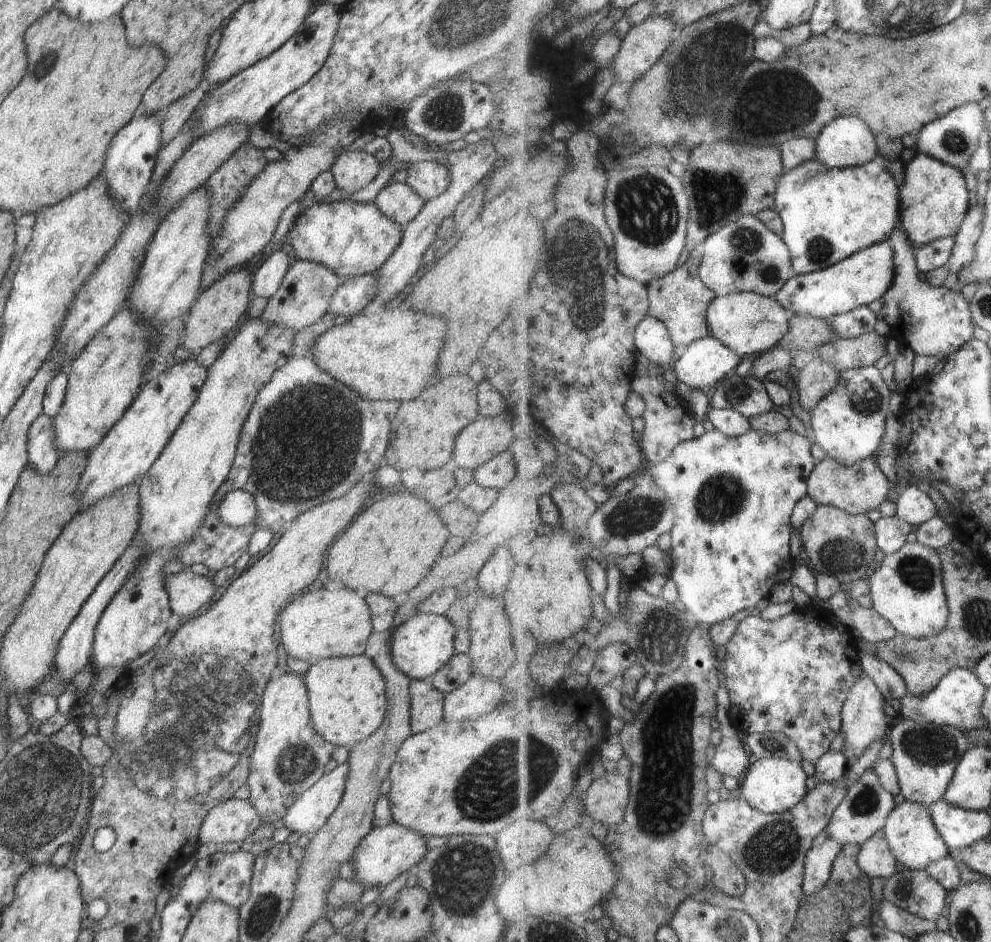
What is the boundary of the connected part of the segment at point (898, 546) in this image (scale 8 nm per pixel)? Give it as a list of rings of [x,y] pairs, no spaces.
[[[898,515],[882,516],[876,523],[879,548],[886,556],[902,550],[908,541],[914,538],[917,529]]]

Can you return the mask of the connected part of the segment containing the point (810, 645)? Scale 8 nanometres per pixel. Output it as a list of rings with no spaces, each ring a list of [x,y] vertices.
[[[810,605],[807,608],[800,608],[792,612],[792,614],[775,621],[767,621],[761,615],[746,617],[742,621],[742,624],[740,624],[738,634],[727,644],[727,655],[722,661],[723,680],[731,698],[731,722],[734,722],[734,726],[738,732],[746,733],[748,736],[756,733],[763,735],[770,732],[784,732],[796,740],[796,743],[800,746],[800,752],[802,752],[804,760],[815,765],[819,763],[830,752],[830,746],[836,740],[836,736],[843,733],[844,705],[851,696],[852,688],[856,686],[856,683],[860,680],[860,676],[865,671],[863,661],[861,660],[862,650],[860,650],[857,640],[857,633],[848,628],[843,622],[840,622],[835,612],[829,607],[818,608],[815,605]]]

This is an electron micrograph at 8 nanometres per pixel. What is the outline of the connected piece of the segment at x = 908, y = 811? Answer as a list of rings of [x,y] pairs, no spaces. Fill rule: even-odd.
[[[906,799],[900,805],[896,805],[895,810],[888,817],[885,831],[892,852],[895,853],[903,868],[928,871],[931,864],[951,855],[951,848],[948,846],[947,840],[940,829],[936,828],[935,820],[932,820],[930,810],[925,804]]]

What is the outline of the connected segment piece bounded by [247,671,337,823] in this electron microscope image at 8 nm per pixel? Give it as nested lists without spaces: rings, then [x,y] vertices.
[[[277,671],[271,676],[263,690],[259,731],[256,735],[256,744],[247,776],[247,784],[250,788],[250,797],[247,801],[256,808],[256,812],[260,814],[264,823],[283,818],[288,808],[294,804],[294,800],[320,780],[320,777],[324,775],[326,764],[330,762],[334,749],[337,747],[324,740],[324,737],[314,730],[304,681],[305,676],[300,676],[300,674]]]

